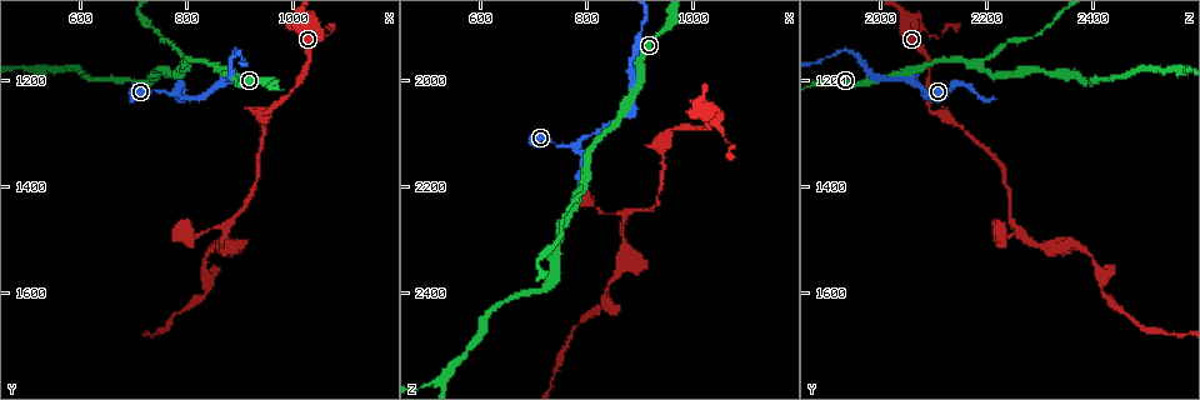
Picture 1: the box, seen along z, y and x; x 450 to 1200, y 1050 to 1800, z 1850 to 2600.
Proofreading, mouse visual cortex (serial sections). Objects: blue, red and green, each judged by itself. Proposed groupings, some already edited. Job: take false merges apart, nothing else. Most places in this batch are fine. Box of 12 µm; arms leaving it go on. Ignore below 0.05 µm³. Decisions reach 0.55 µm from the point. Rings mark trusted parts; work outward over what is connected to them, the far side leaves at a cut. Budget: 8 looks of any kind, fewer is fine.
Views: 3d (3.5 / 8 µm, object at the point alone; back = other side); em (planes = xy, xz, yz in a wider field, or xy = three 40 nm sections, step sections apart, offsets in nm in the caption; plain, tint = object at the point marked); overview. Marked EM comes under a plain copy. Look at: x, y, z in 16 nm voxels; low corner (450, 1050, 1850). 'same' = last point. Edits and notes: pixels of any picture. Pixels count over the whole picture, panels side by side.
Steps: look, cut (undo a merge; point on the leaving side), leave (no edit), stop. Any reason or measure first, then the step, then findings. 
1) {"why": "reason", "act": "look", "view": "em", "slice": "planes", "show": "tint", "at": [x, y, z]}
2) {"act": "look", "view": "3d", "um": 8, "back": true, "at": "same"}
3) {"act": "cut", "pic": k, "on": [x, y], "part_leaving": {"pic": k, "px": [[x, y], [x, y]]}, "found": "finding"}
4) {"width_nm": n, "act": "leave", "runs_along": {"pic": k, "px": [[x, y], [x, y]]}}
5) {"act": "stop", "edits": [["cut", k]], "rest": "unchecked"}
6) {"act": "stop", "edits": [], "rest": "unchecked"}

{"why": "sharp bend", "act": "look", "view": "3d", "um": 3.5, "at": [815, 1495, 2230]}

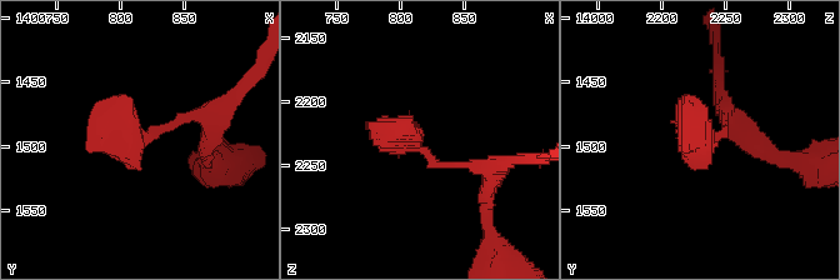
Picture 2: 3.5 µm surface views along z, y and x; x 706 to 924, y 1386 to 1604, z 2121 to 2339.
{"act": "look", "view": "em", "slice": "xy", "step": 2, "show": "tint", "at": [812, 1500, 2234]}

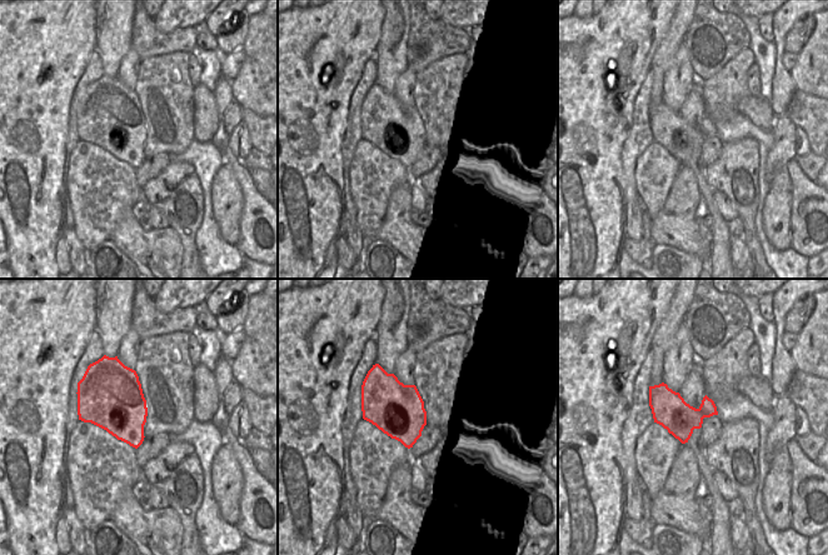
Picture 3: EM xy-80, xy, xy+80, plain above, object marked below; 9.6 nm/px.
{"width_nm": 500, "act": "leave", "runs_along": {"pic": 2, "px": [[491, 173], [438, 164], [404, 135], [373, 129]]}, "found": "all the same cell"}

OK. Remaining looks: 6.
{"why": "thin neck", "act": "look", "view": "3d", "um": 3.5, "at": [835, 1520, 2390]}

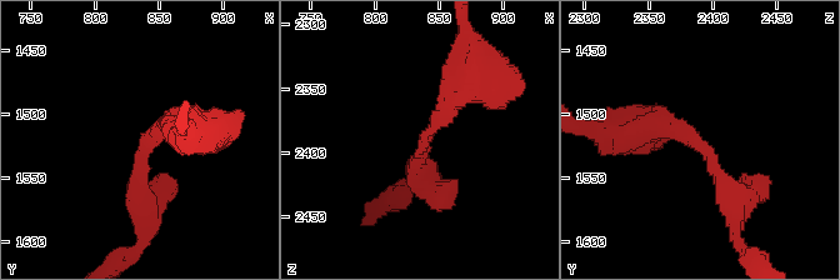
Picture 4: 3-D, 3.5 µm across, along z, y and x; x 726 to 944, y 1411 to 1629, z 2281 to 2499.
{"arm_widths_nm": [300, 400], "act": "look", "view": "em", "slice": "xy", "step": 3, "show": "tint", "at": [840, 1524, 2386]}

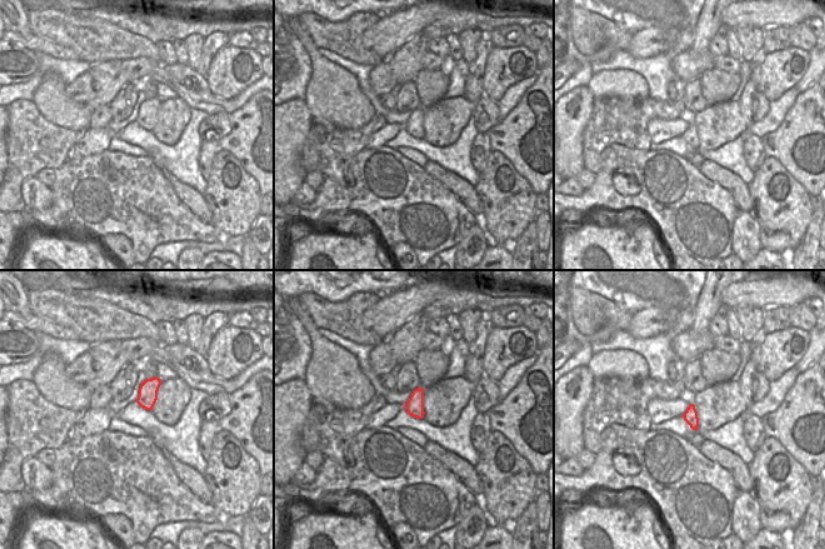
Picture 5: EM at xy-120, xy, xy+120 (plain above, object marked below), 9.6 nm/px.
{"why": "another direction", "act": "look", "view": "em", "slice": "planes", "show": "tint", "at": "same"}

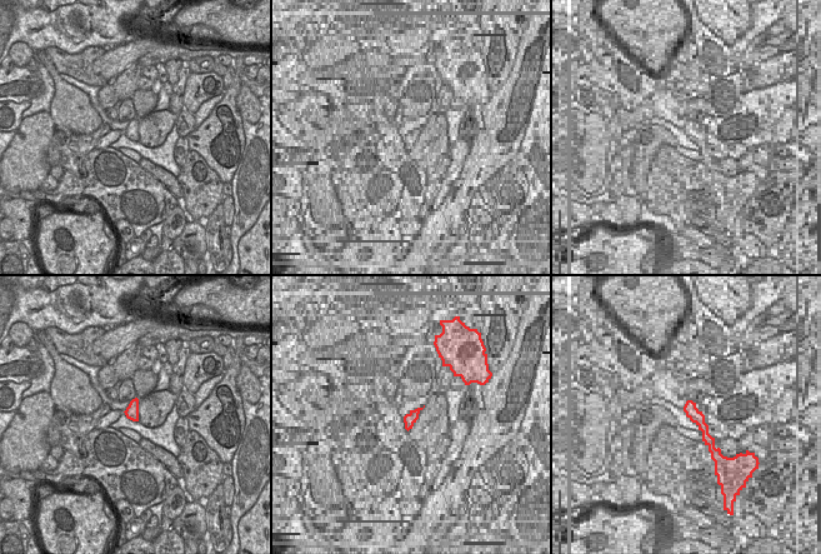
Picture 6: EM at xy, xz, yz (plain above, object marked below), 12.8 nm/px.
{"width_nm": 170, "act": "leave", "runs_along": {"pic": 4, "px": [[638, 131], [698, 143], [733, 208]]}, "found": "all the same cell"}

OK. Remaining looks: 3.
{"why": "two arms in line, one across", "act": "look", "view": "3d", "um": 3.5, "at": [795, 1175, 2185]}

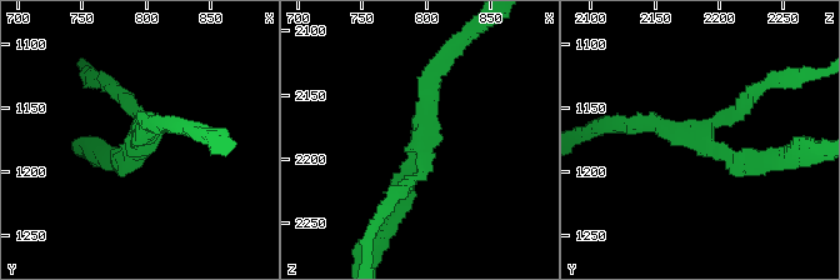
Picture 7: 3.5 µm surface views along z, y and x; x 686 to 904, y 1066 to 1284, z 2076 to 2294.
{"why": "shape alone is not enough", "act": "look", "view": "em", "slice": "xy", "step": 5, "show": "tint", "at": [798, 1174, 2184]}

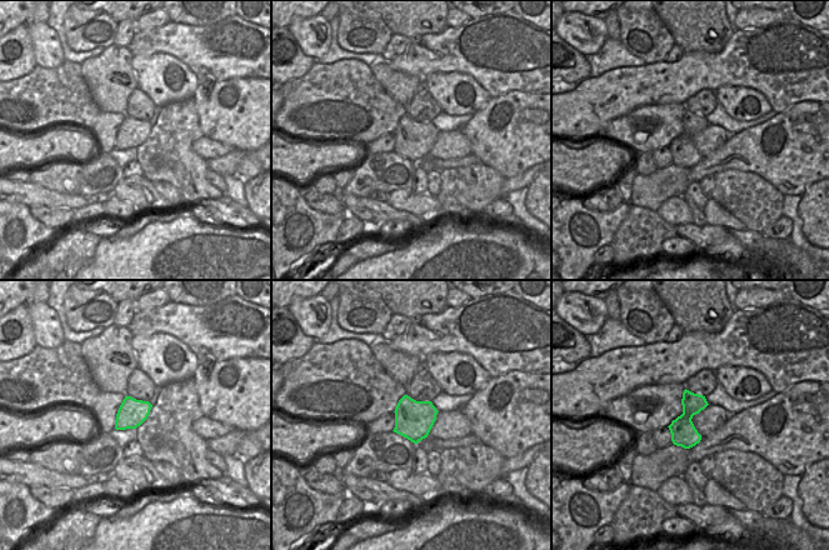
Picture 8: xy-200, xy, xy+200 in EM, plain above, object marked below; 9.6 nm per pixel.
{"act": "leave", "found": "continuous, no second cell"}

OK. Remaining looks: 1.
{"act": "stop", "edits": [], "rest": "unchecked"}

